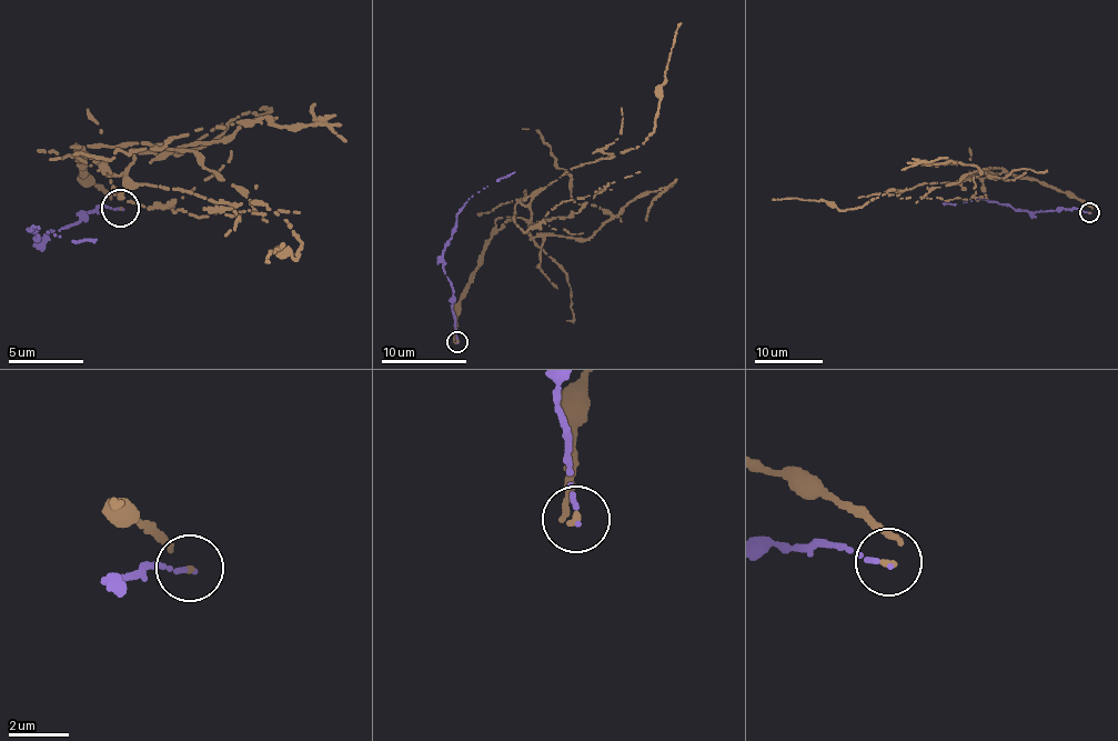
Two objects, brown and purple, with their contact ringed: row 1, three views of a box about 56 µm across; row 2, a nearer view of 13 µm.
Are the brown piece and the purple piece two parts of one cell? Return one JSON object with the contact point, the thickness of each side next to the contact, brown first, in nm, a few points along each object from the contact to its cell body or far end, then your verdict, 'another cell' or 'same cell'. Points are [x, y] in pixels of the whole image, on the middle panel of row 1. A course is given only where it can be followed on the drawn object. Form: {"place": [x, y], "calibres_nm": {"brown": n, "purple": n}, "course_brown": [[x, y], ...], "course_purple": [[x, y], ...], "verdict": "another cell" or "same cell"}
{"place": [457, 341], "calibres_nm": {"brown": 180, "purple": 110}, "course_brown": [[456, 342], [460, 297], [484, 243], [514, 216], [514, 204], [525, 206], [571, 169], [648, 138], [681, 22]], "course_purple": [[459, 342], [452, 288], [442, 262], [445, 243], [455, 231], [456, 216], [466, 201], [496, 180], [515, 172]], "verdict": "another cell"}

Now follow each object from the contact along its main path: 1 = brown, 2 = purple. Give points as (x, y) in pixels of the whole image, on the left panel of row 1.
1: (120, 208), (80, 177), (84, 151), (99, 171), (225, 202), (232, 216), (275, 212), (301, 248), (269, 261)
2: (123, 209), (101, 204), (43, 238), (33, 239), (39, 232), (28, 232), (32, 226), (71, 242), (97, 238)

